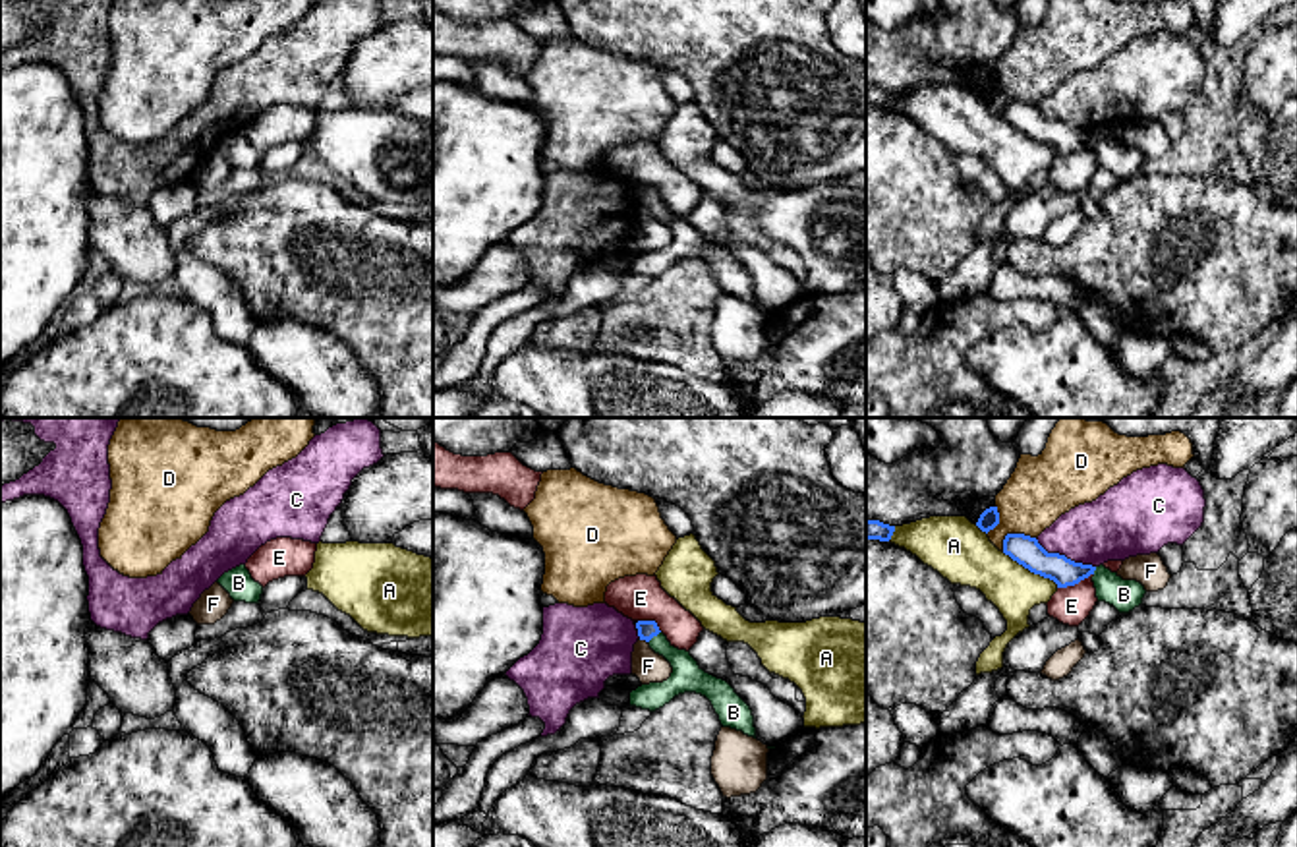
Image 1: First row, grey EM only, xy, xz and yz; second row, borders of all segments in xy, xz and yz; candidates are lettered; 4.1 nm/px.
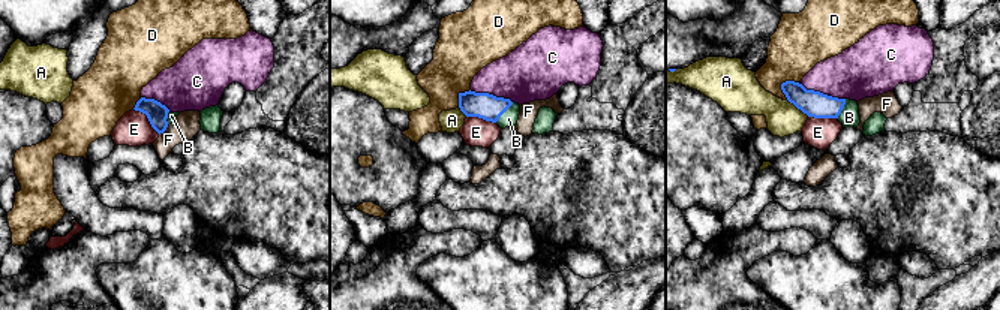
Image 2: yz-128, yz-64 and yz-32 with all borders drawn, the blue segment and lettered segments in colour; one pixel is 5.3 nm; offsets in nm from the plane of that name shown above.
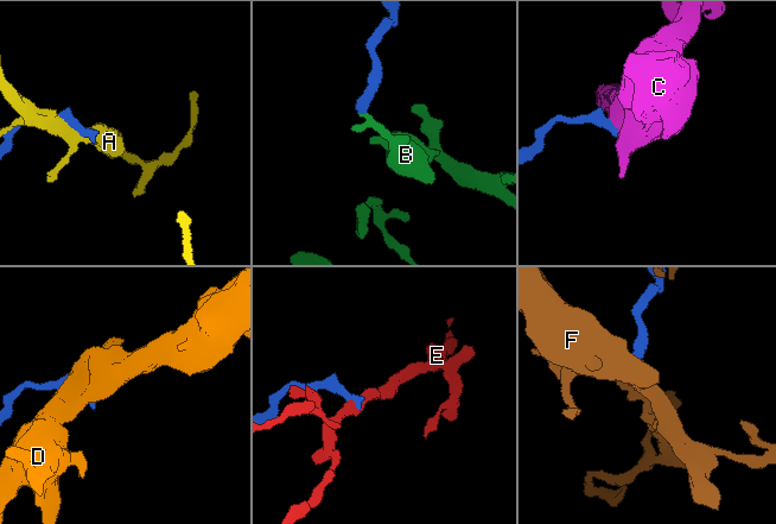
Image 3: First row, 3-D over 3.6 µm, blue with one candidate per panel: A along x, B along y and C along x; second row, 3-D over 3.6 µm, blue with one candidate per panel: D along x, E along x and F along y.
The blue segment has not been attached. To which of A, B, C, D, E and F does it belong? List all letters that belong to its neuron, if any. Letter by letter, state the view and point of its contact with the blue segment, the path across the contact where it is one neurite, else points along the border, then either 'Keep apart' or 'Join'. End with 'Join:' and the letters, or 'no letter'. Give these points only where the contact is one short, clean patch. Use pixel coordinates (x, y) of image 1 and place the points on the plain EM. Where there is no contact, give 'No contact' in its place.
A: Touches blue at yz (1031, 138). Keep apart
B: Touches blue at xz (654, 202). Path across: xz (646, 196), (654, 202), (685, 234), (687, 242). Join
C: Touches blue at yz (1064, 122). Boundary: yz (1035, 105), (1048, 118), (1058, 118), (1095, 134). Keep apart
D: Touches blue at yz (1013, 101). Keep apart
E: Touches blue at yz (1075, 149). Boundary: yz (1093, 140), (1058, 155). Keep apart
F: Touches blue at xz (642, 205). Keep apart
Join: B

